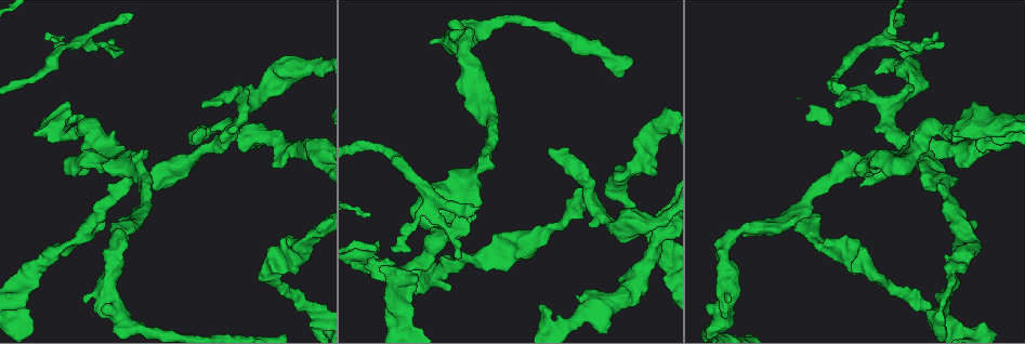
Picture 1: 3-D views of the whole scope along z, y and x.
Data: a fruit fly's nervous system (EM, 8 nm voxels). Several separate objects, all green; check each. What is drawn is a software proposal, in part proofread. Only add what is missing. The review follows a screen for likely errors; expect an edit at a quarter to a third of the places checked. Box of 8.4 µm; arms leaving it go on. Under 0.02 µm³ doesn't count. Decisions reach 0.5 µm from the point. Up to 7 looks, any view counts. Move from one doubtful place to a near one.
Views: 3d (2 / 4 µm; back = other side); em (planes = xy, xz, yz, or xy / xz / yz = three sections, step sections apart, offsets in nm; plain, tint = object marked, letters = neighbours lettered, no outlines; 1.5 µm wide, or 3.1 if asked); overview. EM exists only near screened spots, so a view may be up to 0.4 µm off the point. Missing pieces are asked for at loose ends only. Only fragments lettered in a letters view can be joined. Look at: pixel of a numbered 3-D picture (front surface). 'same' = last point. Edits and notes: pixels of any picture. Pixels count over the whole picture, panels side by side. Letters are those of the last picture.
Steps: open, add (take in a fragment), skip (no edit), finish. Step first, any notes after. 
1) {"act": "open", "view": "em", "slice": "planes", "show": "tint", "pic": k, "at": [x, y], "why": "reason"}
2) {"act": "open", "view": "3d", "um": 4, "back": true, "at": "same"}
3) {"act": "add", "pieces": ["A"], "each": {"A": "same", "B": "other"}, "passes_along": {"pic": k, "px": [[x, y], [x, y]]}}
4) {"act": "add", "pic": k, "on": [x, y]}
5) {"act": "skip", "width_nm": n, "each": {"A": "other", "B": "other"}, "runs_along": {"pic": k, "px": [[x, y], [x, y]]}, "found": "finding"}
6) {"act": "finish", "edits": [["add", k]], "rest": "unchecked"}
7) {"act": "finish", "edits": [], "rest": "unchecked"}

{"act": "open", "view": "em", "slice": "planes", "show": "letters", "pic": 1, "at": [834, 104], "why": "branch stops here"}

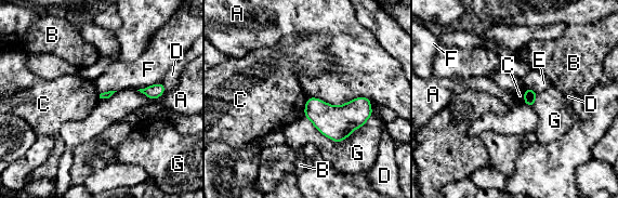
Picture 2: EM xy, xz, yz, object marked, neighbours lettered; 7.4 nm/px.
{"act": "skip", "each": {"A": "other", "B": "other", "C": "other", "D": "other", "E": "other", "F": "other", "G": "other"}, "border": {"pic": 2, "px": [[307, 97], [371, 101]]}, "found": "none of them fits"}

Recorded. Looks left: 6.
{"act": "open", "view": "3d", "um": 2, "pic": 1, "at": [287, 240], "why": "an open end"}

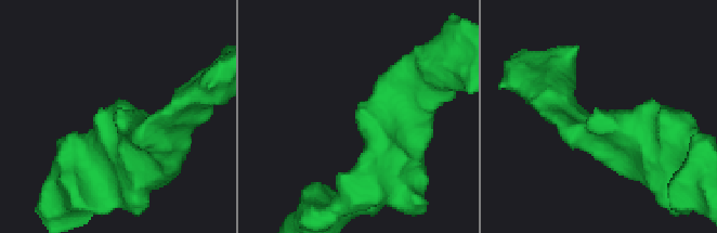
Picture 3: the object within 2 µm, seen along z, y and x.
{"act": "open", "view": "em", "slice": "planes", "show": "letters", "pic": 3, "at": [120, 107], "why": "shape alone is not enough"}

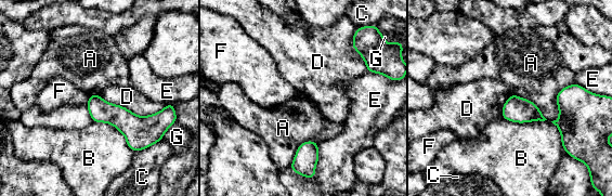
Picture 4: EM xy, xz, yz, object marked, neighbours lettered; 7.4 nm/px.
{"act": "skip", "longest_contact_nm": ["D", 500], "each": {"A": "other", "B": "other", "C": "other", "D": "other", "E": "other", "F": "other", "G": "other"}, "found": "no lettered fragment goes on from it"}

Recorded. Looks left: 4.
{"act": "open", "view": "3d", "um": 4, "pic": 1, "at": [414, 285], "why": "branch stops here"}

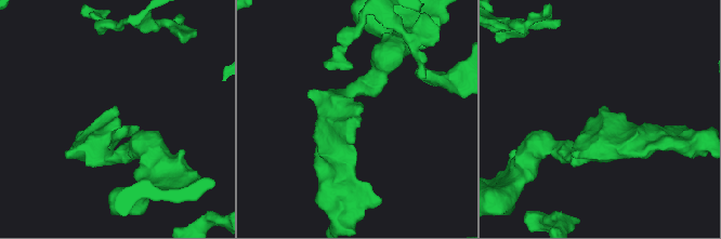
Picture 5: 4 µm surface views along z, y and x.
{"act": "open", "view": "em", "slice": "planes", "show": "letters", "pic": 5, "at": [600, 109]}

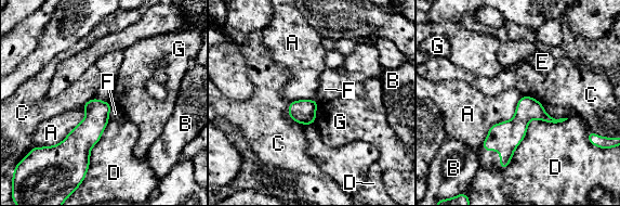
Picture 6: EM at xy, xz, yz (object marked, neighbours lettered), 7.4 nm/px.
{"act": "skip", "width_nm": 170, "each": {"A": "other", "B": "other", "C": "other", "D": "other", "E": "other", "F": "other", "G": "other"}, "found": "no lettered fragment goes on from it"}

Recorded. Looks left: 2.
{"act": "finish", "edits": [], "rest": "unchecked"}

